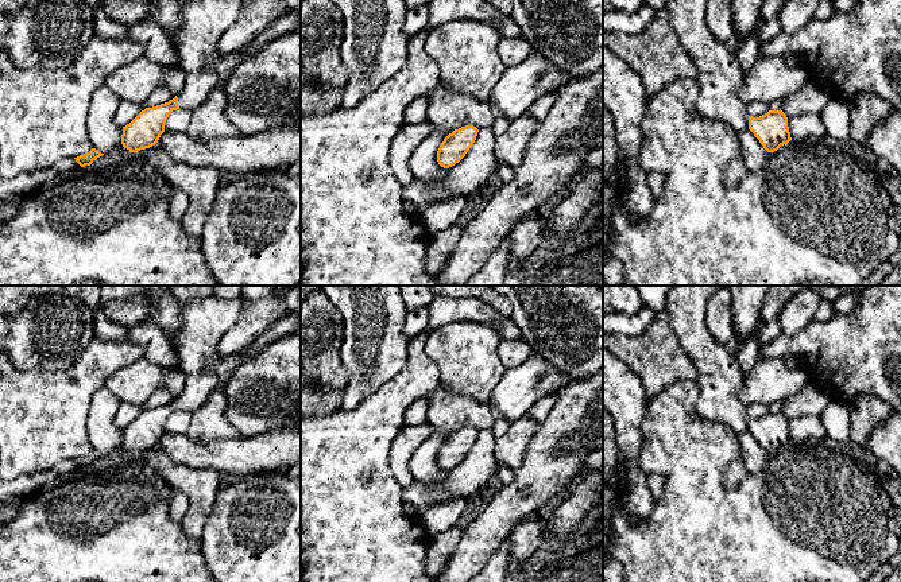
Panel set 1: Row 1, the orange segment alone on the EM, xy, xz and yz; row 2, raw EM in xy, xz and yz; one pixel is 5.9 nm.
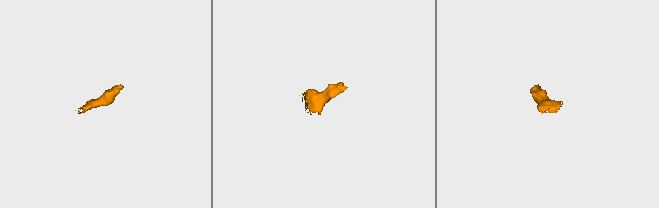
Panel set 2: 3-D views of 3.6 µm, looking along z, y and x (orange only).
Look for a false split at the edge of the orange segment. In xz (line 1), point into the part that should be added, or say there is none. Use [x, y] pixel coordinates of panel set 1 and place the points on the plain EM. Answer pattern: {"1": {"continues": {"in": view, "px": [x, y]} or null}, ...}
{"1": {"continues": {"in": "xz", "px": [424, 466]}}}

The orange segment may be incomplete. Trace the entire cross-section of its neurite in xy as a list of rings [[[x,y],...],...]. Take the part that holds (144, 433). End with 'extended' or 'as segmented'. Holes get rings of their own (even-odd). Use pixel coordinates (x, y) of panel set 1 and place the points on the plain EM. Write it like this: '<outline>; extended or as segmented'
[[[205,368],[200,375],[189,375],[183,392],[169,404],[146,410],[142,404],[121,403],[115,422],[123,430],[123,449],[136,454],[155,447],[169,416],[177,411],[196,411],[217,385],[214,370]]]; extended

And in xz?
[[[471,426],[455,432],[434,428],[410,459],[413,480],[429,488],[441,485],[446,472],[459,465],[473,447],[477,434]]]; extended

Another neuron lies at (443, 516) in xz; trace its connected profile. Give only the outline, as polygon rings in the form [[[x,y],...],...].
[[[453,498],[444,503],[438,503],[430,507],[421,515],[419,524],[432,538],[437,534],[448,531],[459,523],[463,512],[467,508],[467,498]]]

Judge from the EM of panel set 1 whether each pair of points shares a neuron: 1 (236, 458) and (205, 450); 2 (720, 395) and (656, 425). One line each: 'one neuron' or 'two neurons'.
1: one neuron
2: two neurons

